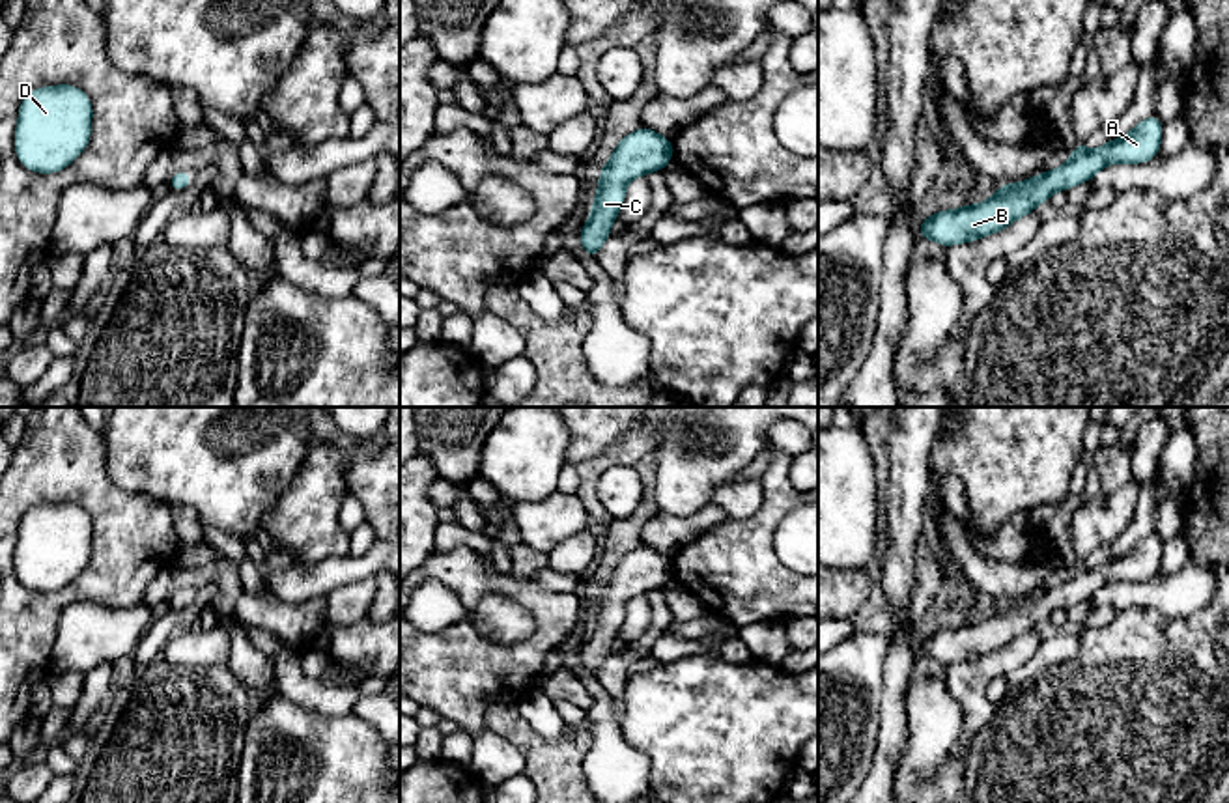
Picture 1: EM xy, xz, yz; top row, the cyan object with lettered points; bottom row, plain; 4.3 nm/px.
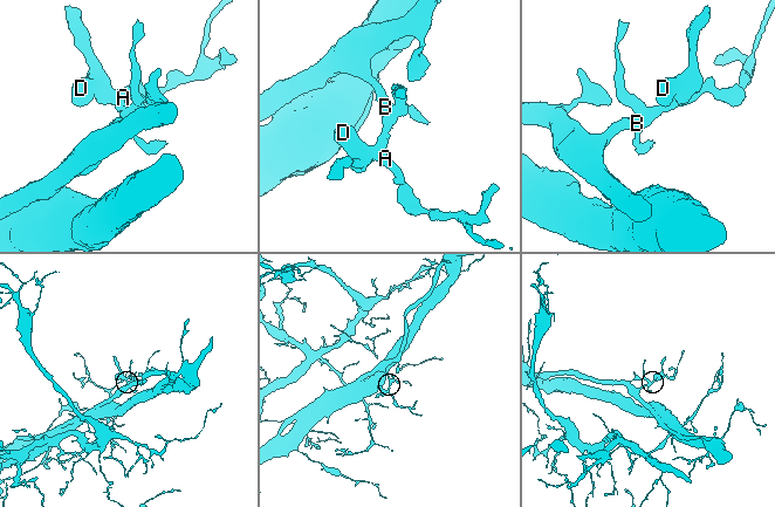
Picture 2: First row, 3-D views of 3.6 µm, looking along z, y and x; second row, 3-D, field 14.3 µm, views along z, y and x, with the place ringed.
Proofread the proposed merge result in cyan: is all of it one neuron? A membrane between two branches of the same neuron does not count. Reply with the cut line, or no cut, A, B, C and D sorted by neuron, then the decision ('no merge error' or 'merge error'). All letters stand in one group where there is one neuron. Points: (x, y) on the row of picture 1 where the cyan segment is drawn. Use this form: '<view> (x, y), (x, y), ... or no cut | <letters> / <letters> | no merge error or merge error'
no cut | A B C D | no merge error

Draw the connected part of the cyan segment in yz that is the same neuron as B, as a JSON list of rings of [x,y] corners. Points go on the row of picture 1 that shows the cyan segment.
[[[1152,114],[1119,140],[1108,140],[1096,151],[1089,151],[1085,142],[1078,142],[1070,151],[1070,161],[1052,172],[1042,172],[1020,183],[999,185],[996,194],[982,204],[960,205],[953,211],[939,209],[936,215],[921,218],[919,237],[949,248],[997,233],[1033,213],[1055,190],[1067,192],[1074,185],[1095,179],[1108,164],[1139,164],[1156,159],[1162,131],[1162,120]]]

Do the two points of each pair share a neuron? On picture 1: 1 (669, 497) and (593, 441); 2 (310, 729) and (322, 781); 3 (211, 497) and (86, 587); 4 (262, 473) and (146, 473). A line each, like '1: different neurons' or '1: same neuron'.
1: different neurons
2: same neuron
3: different neurons
4: same neuron

